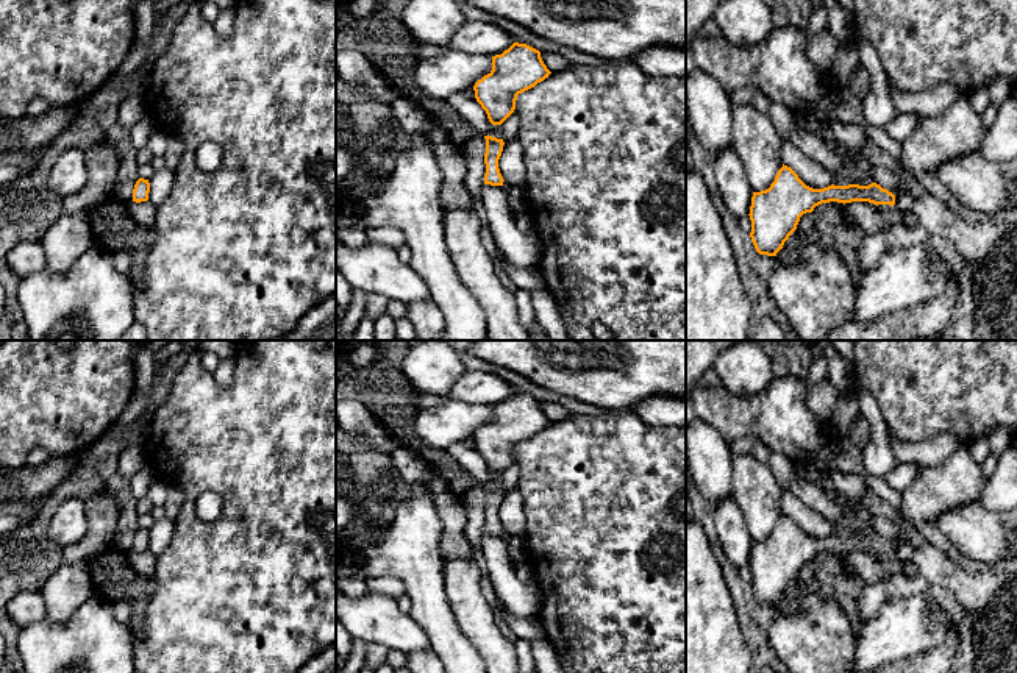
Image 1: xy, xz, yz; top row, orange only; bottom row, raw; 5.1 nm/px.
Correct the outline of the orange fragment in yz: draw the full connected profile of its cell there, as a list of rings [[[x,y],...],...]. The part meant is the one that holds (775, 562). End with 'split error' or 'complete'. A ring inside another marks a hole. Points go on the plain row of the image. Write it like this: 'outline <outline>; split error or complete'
outline [[[787,515],[778,520],[769,539],[753,542],[750,556],[751,592],[759,604],[776,606],[789,586],[797,579],[800,567],[822,553],[869,551],[895,554],[895,545],[880,534],[828,536],[812,539]]]; complete

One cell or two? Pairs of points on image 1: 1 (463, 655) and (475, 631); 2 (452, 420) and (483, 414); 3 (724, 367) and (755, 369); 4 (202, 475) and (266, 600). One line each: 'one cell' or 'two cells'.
1: two cells
2: one cell
3: one cell
4: one cell

